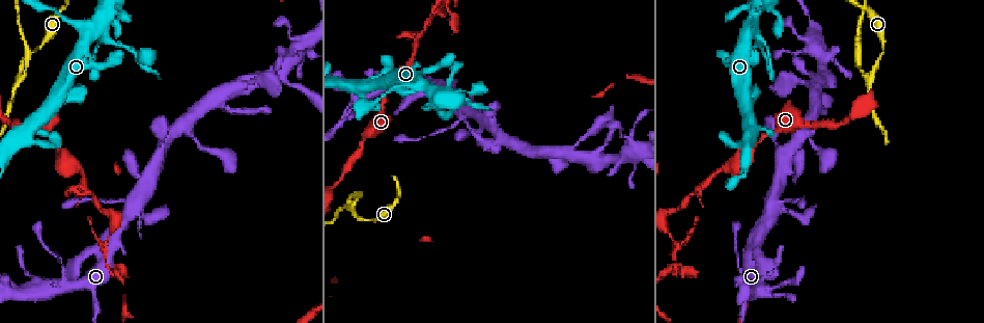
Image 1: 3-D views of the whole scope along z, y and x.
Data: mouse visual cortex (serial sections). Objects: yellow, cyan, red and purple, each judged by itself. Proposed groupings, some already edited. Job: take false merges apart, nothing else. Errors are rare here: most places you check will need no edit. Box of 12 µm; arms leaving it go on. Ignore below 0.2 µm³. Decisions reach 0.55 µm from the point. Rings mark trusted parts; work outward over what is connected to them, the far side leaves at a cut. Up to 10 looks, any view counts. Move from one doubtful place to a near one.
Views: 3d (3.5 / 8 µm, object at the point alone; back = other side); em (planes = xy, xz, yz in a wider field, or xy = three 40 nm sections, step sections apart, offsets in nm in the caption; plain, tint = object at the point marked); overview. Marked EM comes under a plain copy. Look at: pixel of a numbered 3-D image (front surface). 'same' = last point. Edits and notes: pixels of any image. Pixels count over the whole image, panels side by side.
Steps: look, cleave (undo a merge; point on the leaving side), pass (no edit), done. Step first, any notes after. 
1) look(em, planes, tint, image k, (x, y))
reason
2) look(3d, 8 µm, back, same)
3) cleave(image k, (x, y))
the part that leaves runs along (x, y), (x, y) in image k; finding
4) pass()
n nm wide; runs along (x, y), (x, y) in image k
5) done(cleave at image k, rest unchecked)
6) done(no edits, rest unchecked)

look(em, xy, step 1, tint, image 1, (431, 13))
abrupt turn

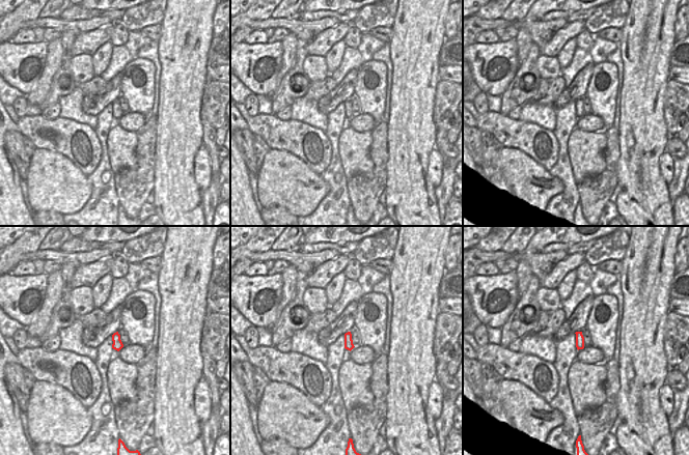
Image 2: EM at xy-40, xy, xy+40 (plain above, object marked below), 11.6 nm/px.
look(3d, 3.5 µm, same)
wider look

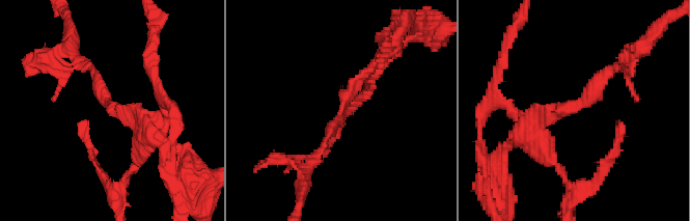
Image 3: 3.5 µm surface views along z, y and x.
pass()
arms of 150, 250 nm; runs along (616, 65), (587, 98), (542, 120), (542, 145) in image 3; one cell here

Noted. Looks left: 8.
look(3d, 3.5 µm, image 1, (114, 272))
narrows sharply

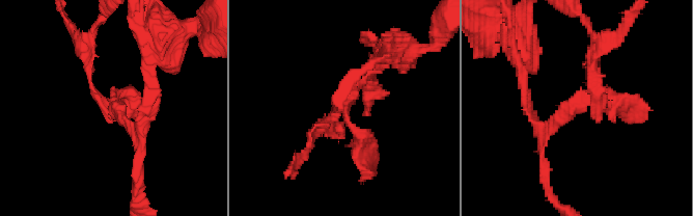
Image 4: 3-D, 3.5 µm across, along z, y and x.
pass()
runs along (89, 54), (92, 92), (134, 140) in image 4; one cell here

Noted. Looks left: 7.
look(3d, 3.5 µm, image 1, (92, 35))
sudden change in width

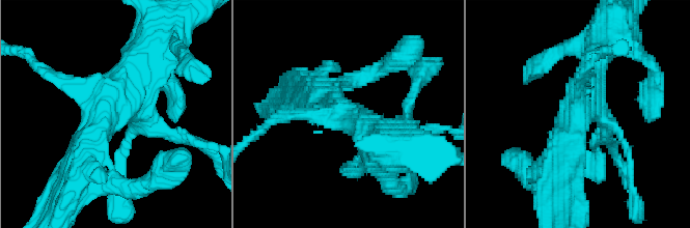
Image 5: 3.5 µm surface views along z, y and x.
look(em, xy, step 5, tint, image 5, (116, 109))
4 arms; arms of 200, 250, 400, 500 nm

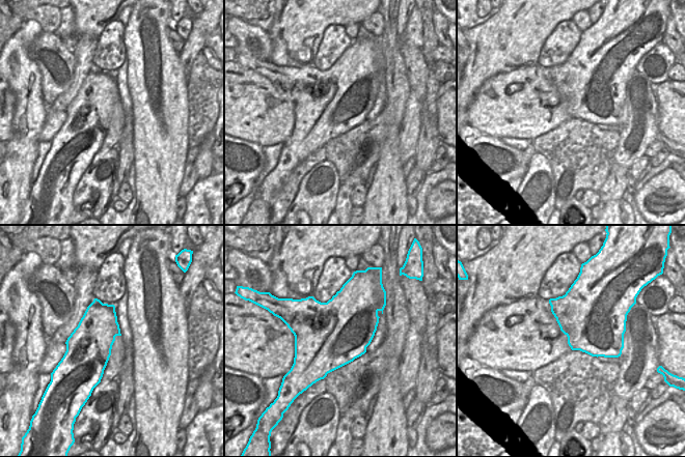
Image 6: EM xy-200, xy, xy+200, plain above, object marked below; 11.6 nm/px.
pass()
continuous, no second cell

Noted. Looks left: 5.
look(3d, 3.5 µm, image 1, (789, 50))
narrows sharply

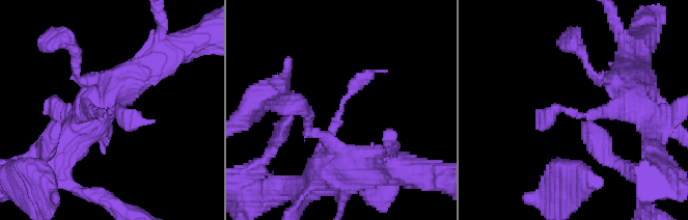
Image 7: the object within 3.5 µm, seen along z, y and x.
look(em, planes, tint, image 7, (342, 101))

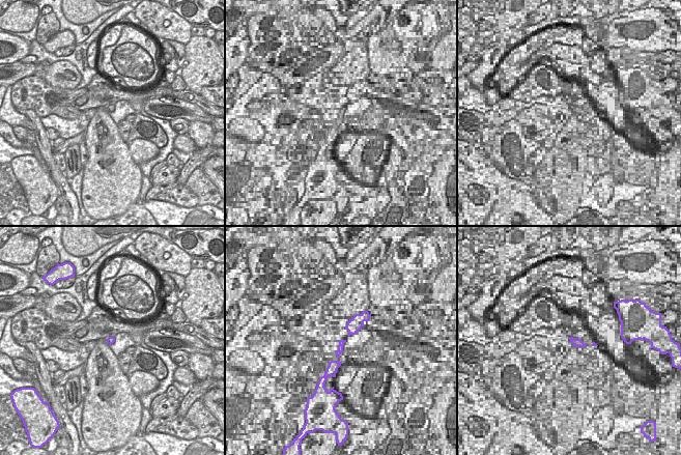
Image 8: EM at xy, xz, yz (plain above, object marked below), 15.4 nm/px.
pass()
arms of 100, 250 nm; runs along (635, 102), (589, 115), (555, 109), (537, 121) in image 7; all the same cell

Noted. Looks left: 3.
done(no edits, rest unchecked)

